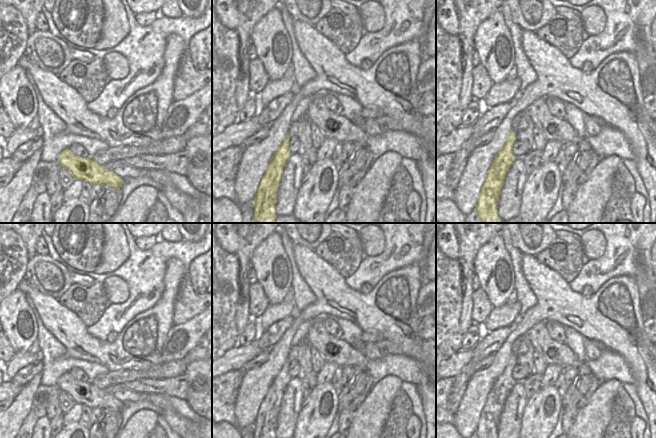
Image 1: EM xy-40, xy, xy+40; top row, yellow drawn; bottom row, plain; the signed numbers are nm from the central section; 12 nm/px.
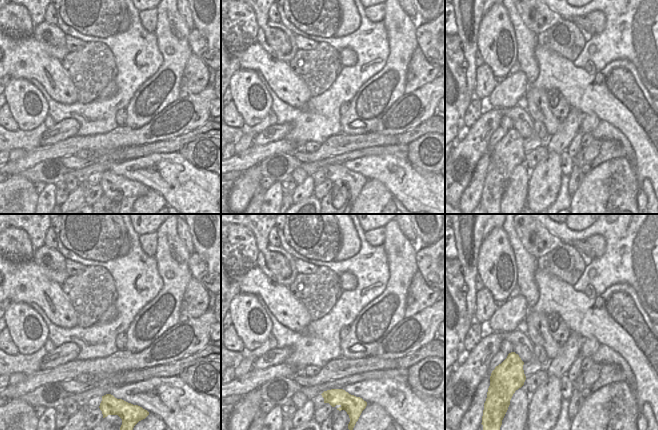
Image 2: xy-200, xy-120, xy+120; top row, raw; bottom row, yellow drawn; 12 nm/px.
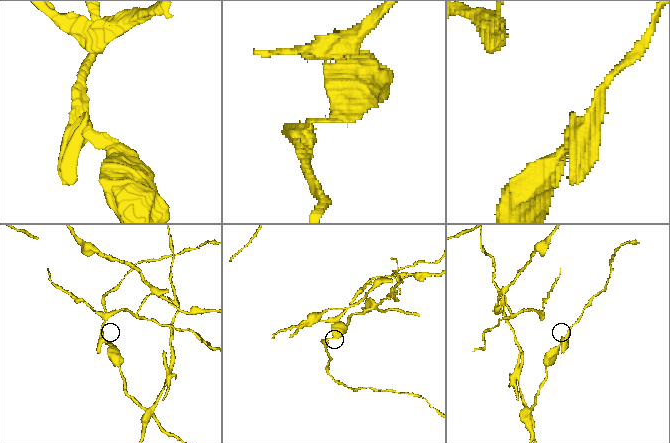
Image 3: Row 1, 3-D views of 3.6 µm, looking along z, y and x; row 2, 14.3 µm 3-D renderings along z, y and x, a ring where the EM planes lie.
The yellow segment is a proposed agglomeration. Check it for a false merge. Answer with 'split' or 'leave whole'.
split

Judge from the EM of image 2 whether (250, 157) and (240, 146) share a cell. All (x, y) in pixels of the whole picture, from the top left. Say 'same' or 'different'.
different

